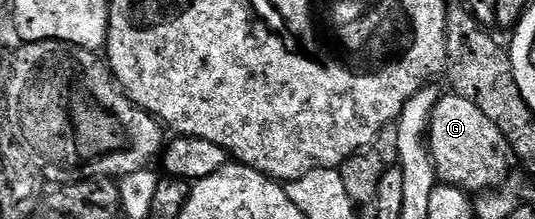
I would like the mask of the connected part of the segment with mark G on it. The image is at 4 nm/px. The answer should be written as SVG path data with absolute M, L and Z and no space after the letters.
M452 92L438 97L435 108L429 117L427 145L433 158L433 171L437 173L438 183L446 186L465 188L469 185L473 192L500 186L506 181L510 159L501 155L506 149L505 137L471 104Z

